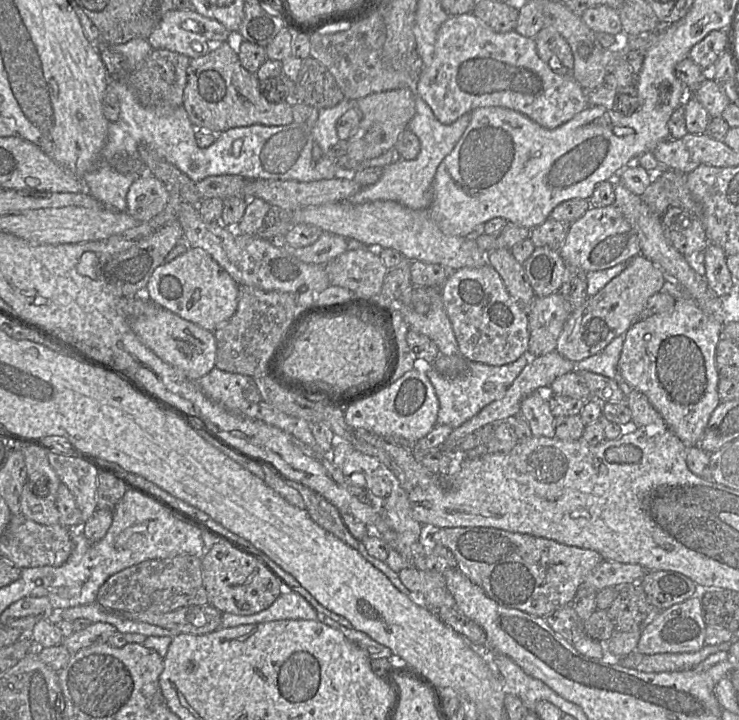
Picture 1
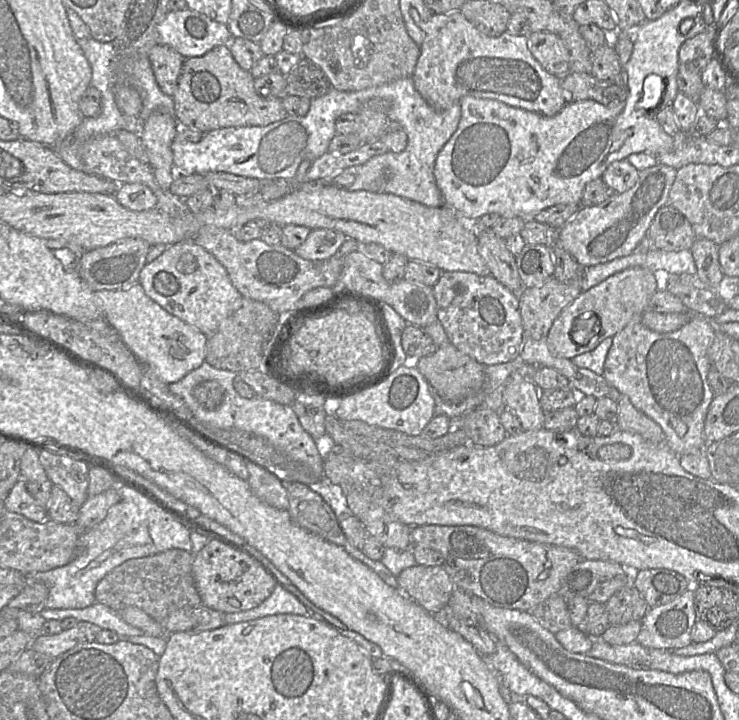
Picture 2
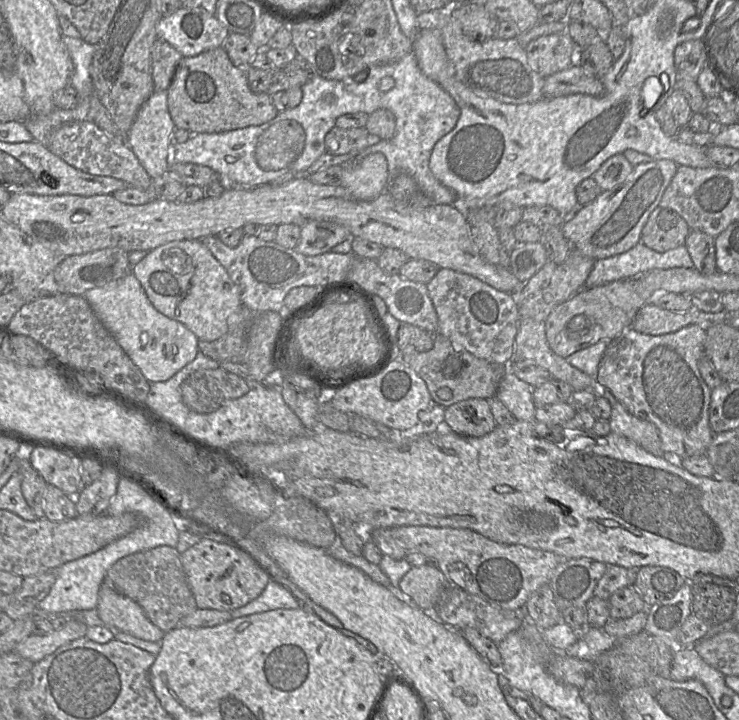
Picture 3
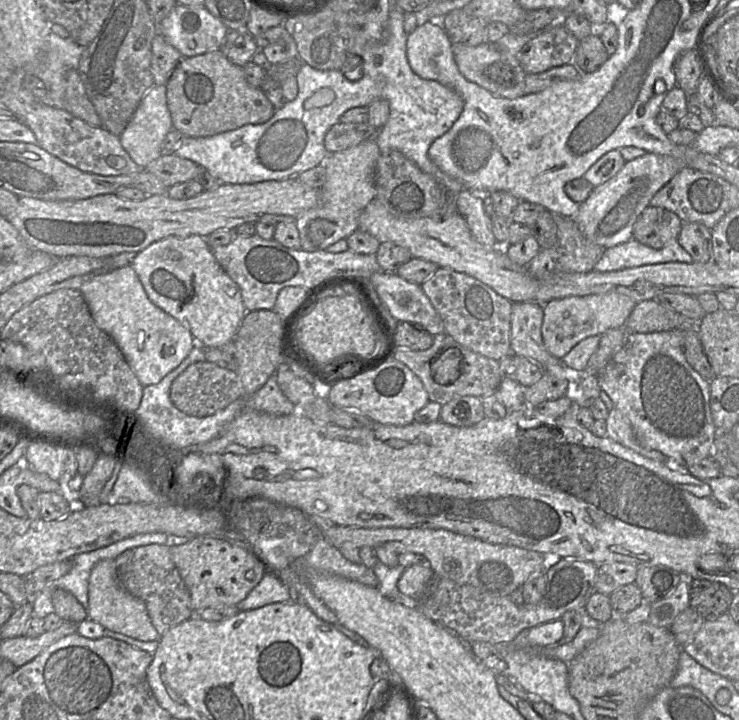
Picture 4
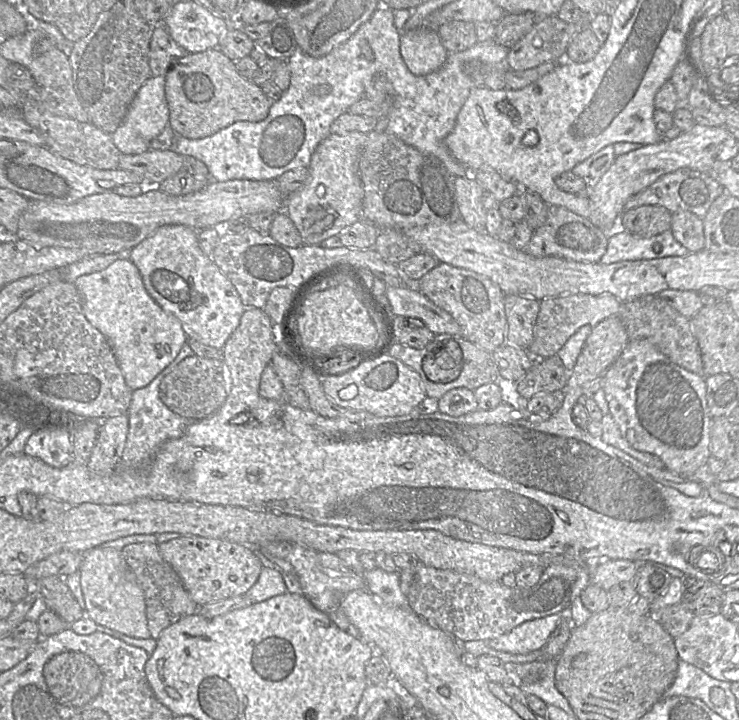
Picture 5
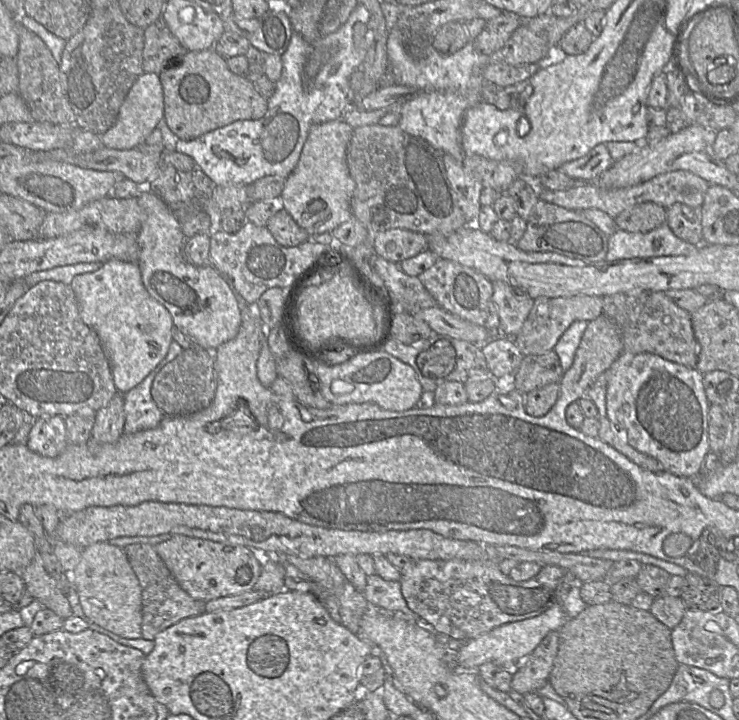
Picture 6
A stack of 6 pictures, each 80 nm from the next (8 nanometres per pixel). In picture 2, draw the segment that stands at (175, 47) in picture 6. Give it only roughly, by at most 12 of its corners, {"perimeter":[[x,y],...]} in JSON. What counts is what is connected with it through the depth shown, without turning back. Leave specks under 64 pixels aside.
{"perimeter":[[156,44],[149,60],[159,88],[173,96],[186,59]]}

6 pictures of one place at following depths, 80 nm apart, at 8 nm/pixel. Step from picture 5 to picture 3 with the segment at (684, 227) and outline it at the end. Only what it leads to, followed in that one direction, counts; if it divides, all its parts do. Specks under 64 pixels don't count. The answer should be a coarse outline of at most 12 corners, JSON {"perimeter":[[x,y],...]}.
{"perimeter":[[692,229],[685,240],[698,272],[718,271],[714,237]]}

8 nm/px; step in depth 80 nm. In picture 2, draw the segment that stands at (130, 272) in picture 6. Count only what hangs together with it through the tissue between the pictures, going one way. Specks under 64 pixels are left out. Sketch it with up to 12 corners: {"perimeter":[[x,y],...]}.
{"perimeter":[[140,283],[95,302],[166,384],[206,358],[208,336]]}

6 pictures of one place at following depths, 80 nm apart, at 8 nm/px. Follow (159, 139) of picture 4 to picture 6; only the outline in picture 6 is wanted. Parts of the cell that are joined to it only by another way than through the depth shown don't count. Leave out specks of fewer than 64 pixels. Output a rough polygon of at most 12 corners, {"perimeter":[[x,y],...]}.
{"perimeter":[[159,74],[131,87],[104,147],[134,149],[164,120]]}

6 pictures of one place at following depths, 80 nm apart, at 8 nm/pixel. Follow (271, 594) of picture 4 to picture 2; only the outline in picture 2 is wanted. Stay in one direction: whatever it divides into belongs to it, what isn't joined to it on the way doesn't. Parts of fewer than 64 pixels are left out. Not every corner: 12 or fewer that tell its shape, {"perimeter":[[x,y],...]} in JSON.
{"perimeter":[[277,583],[257,607],[225,614],[225,623],[274,614],[309,616],[309,609]]}

